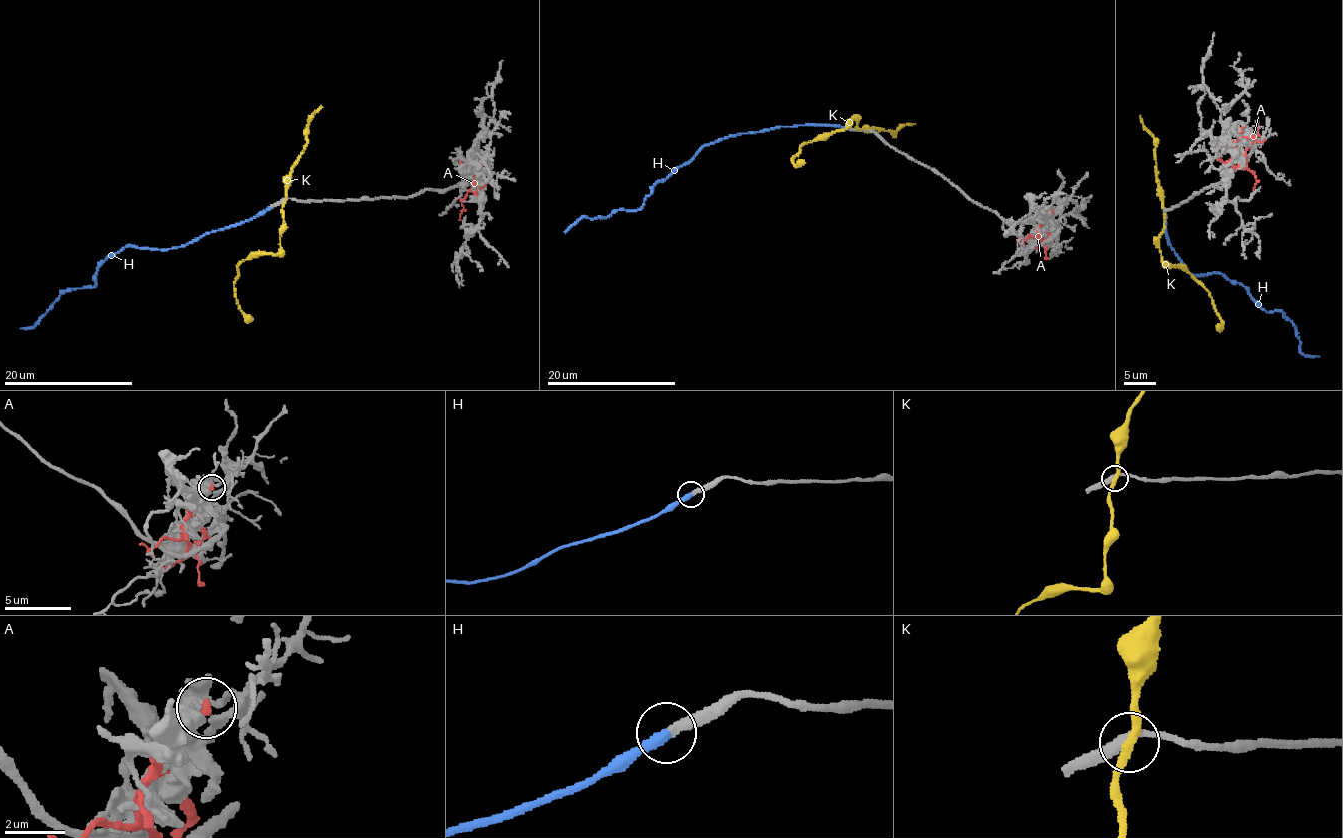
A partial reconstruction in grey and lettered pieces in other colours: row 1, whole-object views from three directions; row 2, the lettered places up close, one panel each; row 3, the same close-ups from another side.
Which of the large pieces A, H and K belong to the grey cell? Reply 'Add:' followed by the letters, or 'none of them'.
Add: H

